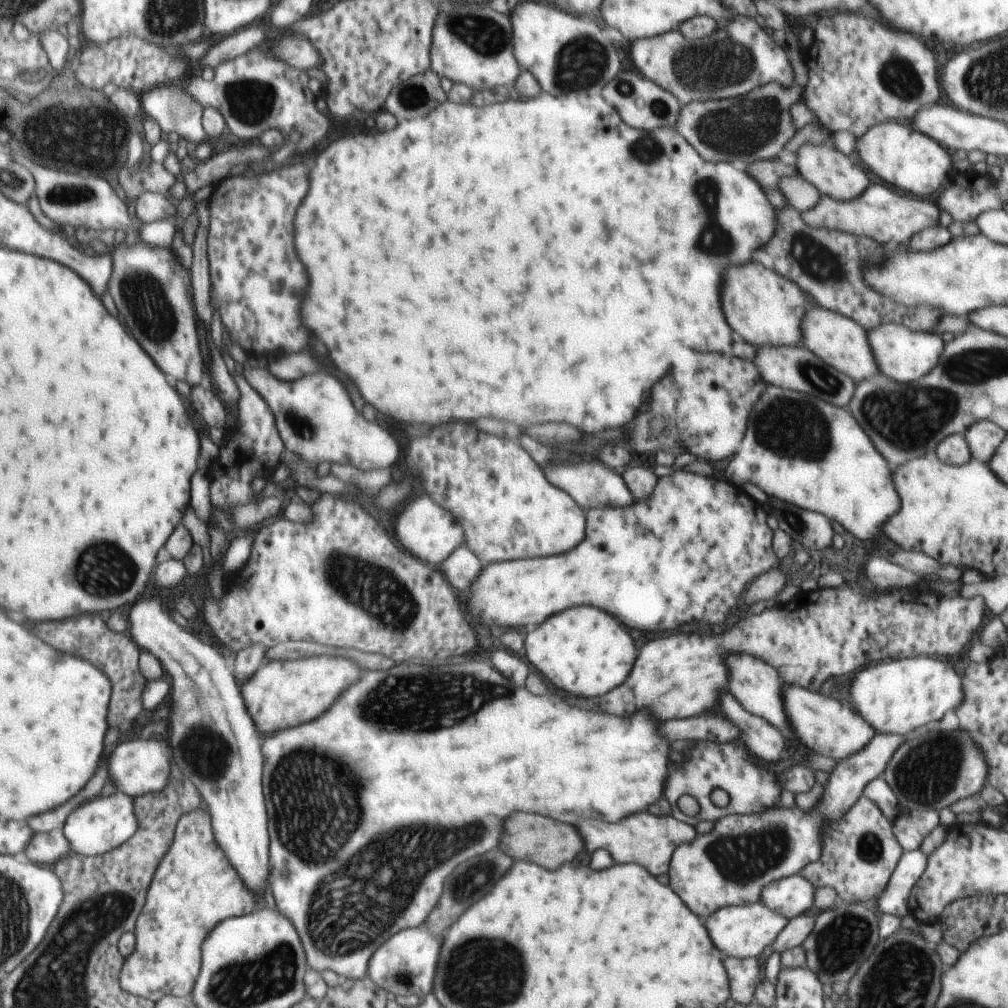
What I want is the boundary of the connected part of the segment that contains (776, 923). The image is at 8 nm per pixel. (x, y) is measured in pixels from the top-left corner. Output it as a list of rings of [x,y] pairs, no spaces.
[[[759,900],[752,904],[718,909],[704,920],[704,924],[712,944],[723,955],[747,959],[750,957],[765,957],[776,937],[780,934],[780,931],[784,930],[789,920],[774,910],[766,908],[766,905],[763,905]]]

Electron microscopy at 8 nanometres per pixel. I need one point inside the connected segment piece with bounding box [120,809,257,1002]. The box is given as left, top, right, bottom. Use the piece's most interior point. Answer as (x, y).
(195, 887)

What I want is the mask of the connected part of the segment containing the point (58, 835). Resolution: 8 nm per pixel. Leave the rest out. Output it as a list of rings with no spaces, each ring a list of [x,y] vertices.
[[[53,829],[48,832],[35,832],[20,856],[33,863],[52,864],[71,853],[62,830]]]

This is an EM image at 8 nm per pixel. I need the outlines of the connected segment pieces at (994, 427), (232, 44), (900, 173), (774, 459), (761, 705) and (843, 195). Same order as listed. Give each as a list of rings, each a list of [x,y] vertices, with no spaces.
[[[990,420],[976,421],[970,425],[964,435],[972,458],[987,464],[1004,440],[1006,433],[1003,428]]]
[[[256,22],[242,27],[238,32],[230,34],[230,36],[224,38],[219,44],[212,47],[206,56],[202,58],[201,69],[206,67],[216,69],[222,62],[246,54],[249,50],[264,42],[267,39],[266,32],[258,24],[259,22]]]
[[[884,121],[869,128],[855,142],[856,152],[868,170],[880,180],[922,198],[936,194],[952,175],[952,152],[916,131],[908,122]]]
[[[767,384],[766,390],[752,405],[743,438],[742,450],[730,460],[726,468],[726,478],[732,484],[755,484],[768,497],[820,513],[829,521],[836,520],[860,540],[874,538],[885,520],[901,506],[901,498],[893,484],[893,470],[886,468],[886,460],[876,452],[848,410],[840,410],[837,406],[800,391]]]
[[[726,656],[728,658],[728,670],[730,670],[730,692],[734,694],[734,698],[752,714],[762,716],[764,720],[768,720],[770,724],[774,724],[776,728],[780,728],[782,734],[790,734],[788,724],[786,724],[786,716],[784,716],[784,706],[782,706],[782,696],[780,696],[780,676],[778,672],[766,664],[764,660],[758,660],[754,656]]]
[[[804,143],[794,155],[788,157],[788,161],[796,168],[798,174],[805,177],[822,195],[832,197],[834,200],[844,202],[854,200],[871,185],[866,172],[852,163],[848,155],[833,148],[833,145],[830,146],[830,143],[823,145]]]

